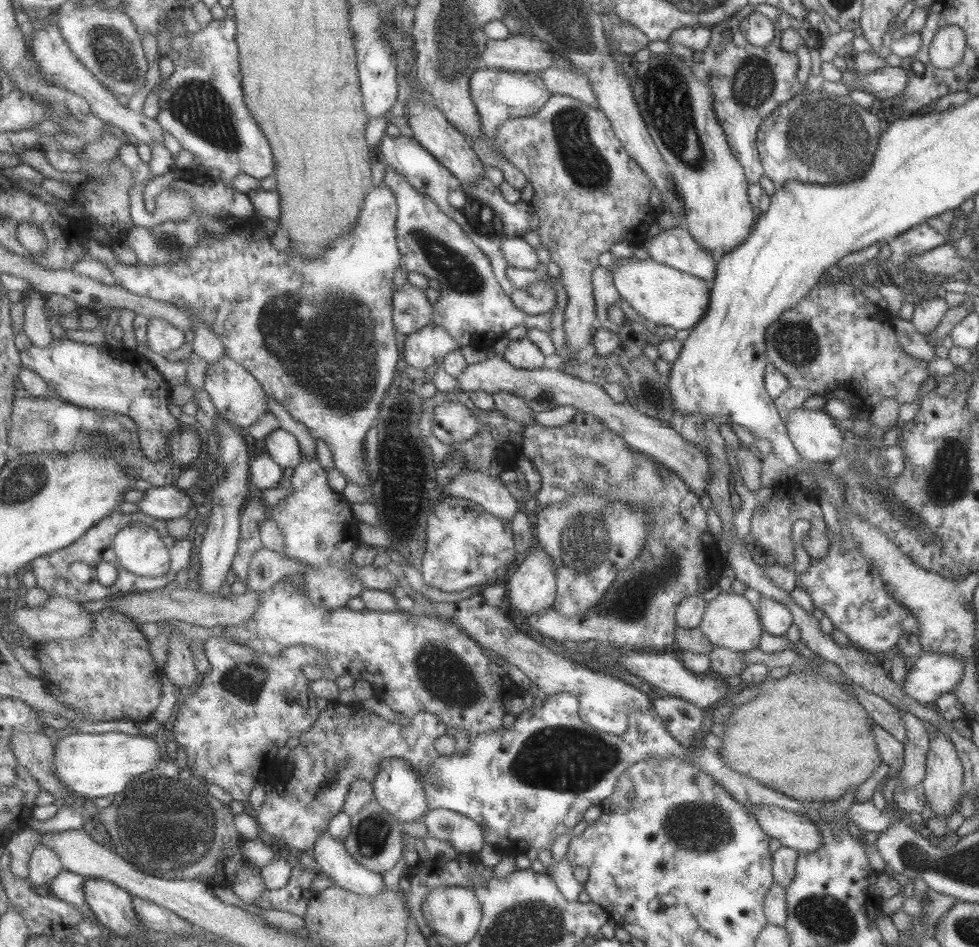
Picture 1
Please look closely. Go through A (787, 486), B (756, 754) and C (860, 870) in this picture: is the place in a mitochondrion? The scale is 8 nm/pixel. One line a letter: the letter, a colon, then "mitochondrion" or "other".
A: other
B: other
C: other

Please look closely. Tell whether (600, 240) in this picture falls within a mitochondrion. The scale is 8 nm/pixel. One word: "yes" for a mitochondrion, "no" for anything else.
no

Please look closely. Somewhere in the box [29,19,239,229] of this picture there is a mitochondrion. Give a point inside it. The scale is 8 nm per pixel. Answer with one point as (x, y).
(66, 108)

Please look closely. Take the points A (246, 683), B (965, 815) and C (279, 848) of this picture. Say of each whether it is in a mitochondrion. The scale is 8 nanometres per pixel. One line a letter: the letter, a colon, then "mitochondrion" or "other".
A: mitochondrion
B: other
C: other

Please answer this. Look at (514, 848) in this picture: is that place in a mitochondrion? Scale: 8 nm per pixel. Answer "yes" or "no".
no

